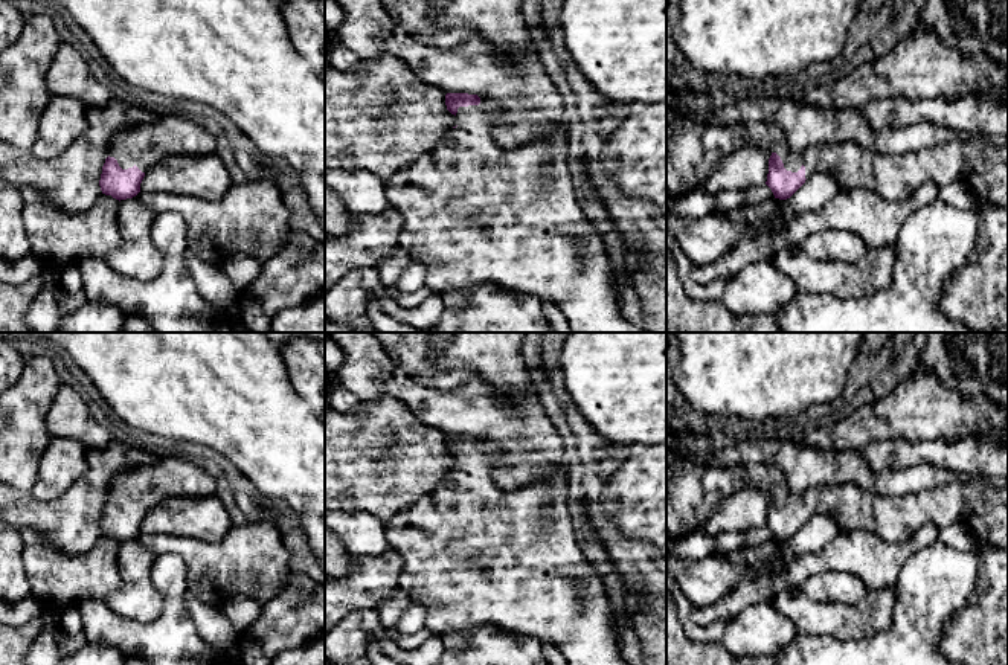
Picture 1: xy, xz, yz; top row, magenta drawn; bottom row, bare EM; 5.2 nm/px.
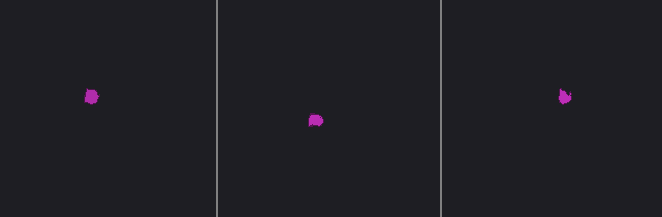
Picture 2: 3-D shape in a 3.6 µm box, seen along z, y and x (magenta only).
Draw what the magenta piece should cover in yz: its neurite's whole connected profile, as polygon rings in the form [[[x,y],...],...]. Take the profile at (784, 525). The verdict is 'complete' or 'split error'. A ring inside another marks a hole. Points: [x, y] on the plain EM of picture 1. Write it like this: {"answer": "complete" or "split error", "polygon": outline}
{"answer": "split error", "polygon": [[[669,450],[666,451],[666,541],[697,532],[726,497],[744,487],[762,488],[772,496],[766,526],[779,541],[790,540],[816,514],[827,514],[840,531],[863,529],[886,543],[907,541],[924,525],[942,529],[965,516],[964,483],[958,479],[901,497],[880,496],[852,482],[819,487],[796,497],[788,491],[784,476],[767,465],[706,465]]]}

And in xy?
{"answer": "split error", "polygon": [[[177,451],[117,476],[102,508],[99,528],[102,535],[119,543],[133,540],[140,534],[145,514],[160,502],[212,494],[217,494],[215,476]]]}

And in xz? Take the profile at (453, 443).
{"answer": "split error", "polygon": [[[447,435],[445,447],[456,458],[456,467],[445,474],[438,490],[395,514],[386,525],[387,543],[403,558],[398,586],[409,599],[424,606],[424,628],[445,636],[465,628],[496,625],[552,642],[567,665],[631,665],[621,656],[602,577],[587,563],[576,541],[575,522],[567,512],[564,470],[560,468],[518,490],[505,491],[491,477],[505,455],[497,442],[468,435]]]}

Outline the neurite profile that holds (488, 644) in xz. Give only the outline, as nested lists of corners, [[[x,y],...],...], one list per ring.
[[[496,625],[465,628],[442,636],[445,647],[439,665],[549,665],[541,639],[520,633],[511,633]]]

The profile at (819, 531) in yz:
[[[813,516],[790,540],[784,541],[784,551],[778,560],[778,566],[782,567],[790,558],[822,551],[839,532],[840,528],[830,516]]]

